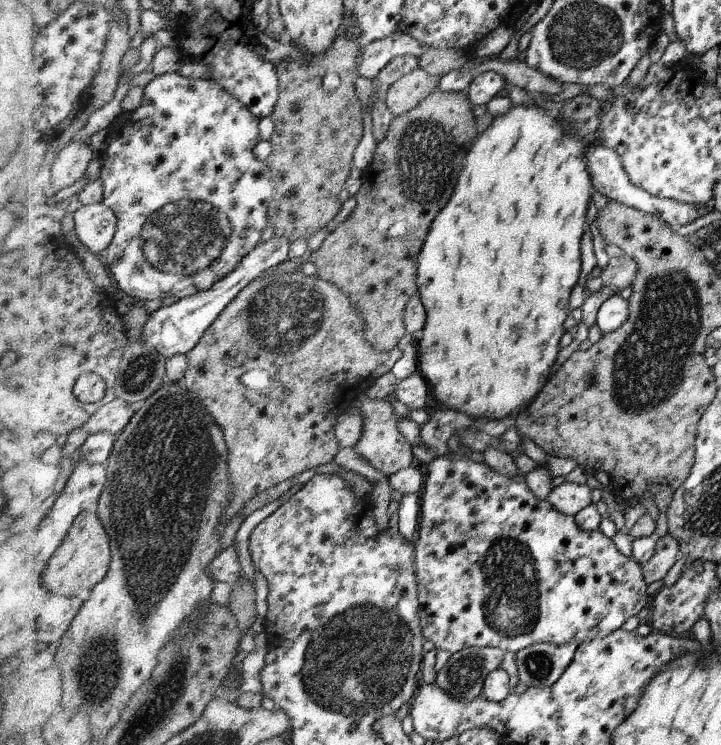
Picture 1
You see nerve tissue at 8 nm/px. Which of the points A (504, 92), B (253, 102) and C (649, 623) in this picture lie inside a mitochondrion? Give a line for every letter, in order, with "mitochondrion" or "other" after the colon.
A: other
B: other
C: other

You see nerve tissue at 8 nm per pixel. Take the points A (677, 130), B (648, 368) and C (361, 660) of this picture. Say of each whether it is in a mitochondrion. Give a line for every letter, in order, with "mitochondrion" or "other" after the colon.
A: other
B: mitochondrion
C: mitochondrion

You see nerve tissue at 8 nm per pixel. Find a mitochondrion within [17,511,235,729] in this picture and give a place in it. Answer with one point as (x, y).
(97, 674)

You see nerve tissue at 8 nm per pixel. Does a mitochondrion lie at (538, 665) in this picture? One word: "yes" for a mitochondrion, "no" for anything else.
yes

